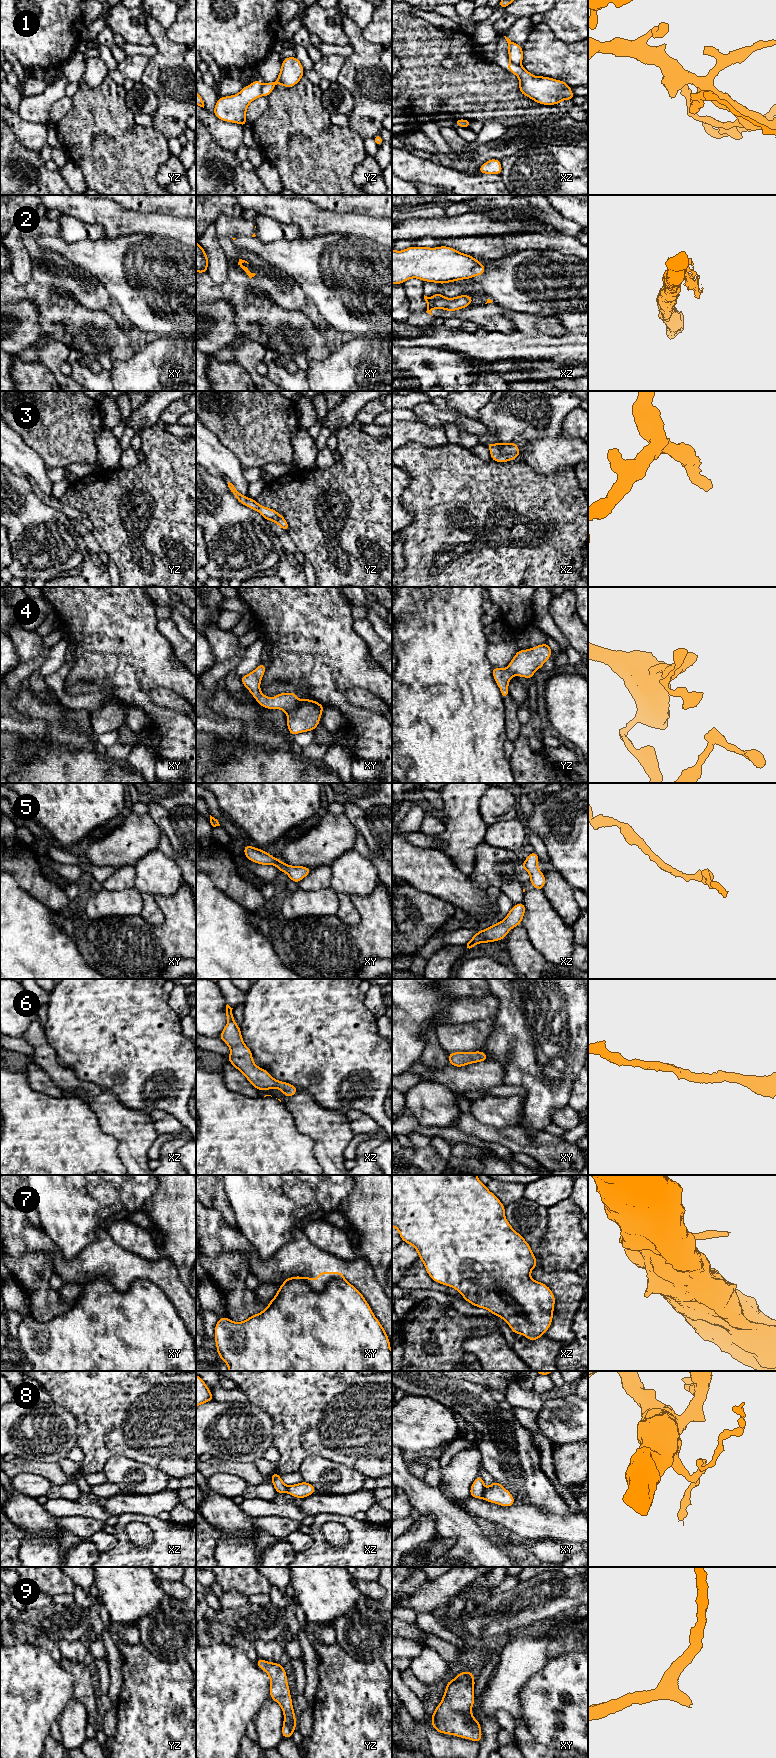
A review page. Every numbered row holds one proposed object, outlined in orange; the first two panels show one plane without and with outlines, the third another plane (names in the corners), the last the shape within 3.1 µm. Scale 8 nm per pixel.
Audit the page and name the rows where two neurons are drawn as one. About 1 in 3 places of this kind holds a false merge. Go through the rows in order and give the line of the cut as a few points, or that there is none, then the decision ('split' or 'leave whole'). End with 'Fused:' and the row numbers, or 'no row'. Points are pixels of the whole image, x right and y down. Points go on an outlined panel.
1: cut yz (262, 86), (260, 94); split
2: cut xy (239, 259), (241, 263); split
3: cut none; leave whole
4: cut none; leave whole
5: cut none; leave whole
6: cut none; leave whole
7: cut xy (302, 1277), (315, 1290), (321, 1290), (332, 1278), (343, 1278); split
8: cut xy (485, 1489), (481, 1497); split
9: cut none; leave whole
Fused: 1, 2, 7, 8

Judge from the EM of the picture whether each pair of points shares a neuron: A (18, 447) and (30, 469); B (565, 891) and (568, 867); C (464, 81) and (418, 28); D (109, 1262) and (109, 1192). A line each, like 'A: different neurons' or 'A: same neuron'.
A: same neuron
B: different neurons
C: same neuron
D: different neurons

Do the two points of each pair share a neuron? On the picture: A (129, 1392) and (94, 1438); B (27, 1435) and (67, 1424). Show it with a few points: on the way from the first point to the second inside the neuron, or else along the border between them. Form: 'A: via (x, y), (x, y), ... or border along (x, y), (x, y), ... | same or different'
A: via (124, 1403), (121, 1410), (105, 1427) | same
B: via (37, 1431), (47, 1431), (57, 1425) | same

